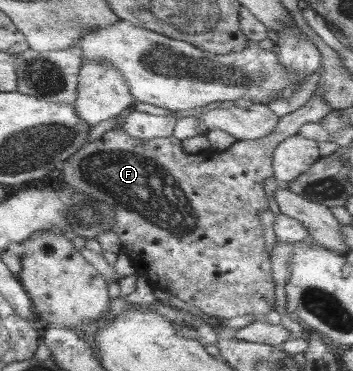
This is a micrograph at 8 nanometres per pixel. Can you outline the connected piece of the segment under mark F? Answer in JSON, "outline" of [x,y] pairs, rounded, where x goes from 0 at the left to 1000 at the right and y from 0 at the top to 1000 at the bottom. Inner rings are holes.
{"outline":[[[892,243],[864,283],[790,318],[790,329],[771,350],[771,358],[762,358],[754,369],[742,367],[737,375],[720,377],[669,377],[663,388],[643,396],[635,407],[618,410],[606,402],[589,402],[572,404],[558,415],[527,412],[516,402],[516,383],[490,364],[473,372],[399,377],[363,364],[363,358],[346,348],[343,337],[337,337],[331,345],[292,358],[280,372],[258,377],[232,394],[210,418],[201,418],[184,431],[176,458],[178,477],[193,504],[210,509],[215,518],[227,515],[227,520],[244,528],[249,542],[297,550],[320,547],[329,553],[323,563],[326,604],[317,612],[317,623],[340,642],[346,658],[343,677],[368,695],[385,733],[416,744],[416,752],[436,771],[456,771],[473,779],[484,787],[484,795],[516,806],[516,811],[527,811],[533,822],[561,827],[567,838],[575,838],[589,852],[601,852],[601,860],[643,863],[683,849],[725,849],[725,863],[742,863],[765,844],[771,822],[779,819],[779,763],[768,733],[762,685],[751,668],[745,606],[734,588],[734,577],[742,574],[742,569],[762,563],[751,493],[756,493],[756,482],[768,482],[776,472],[771,450],[773,412],[796,380],[805,380],[813,369],[844,361],[861,334],[904,332],[904,326],[929,307],[926,272],[909,259],[907,243]]]}

